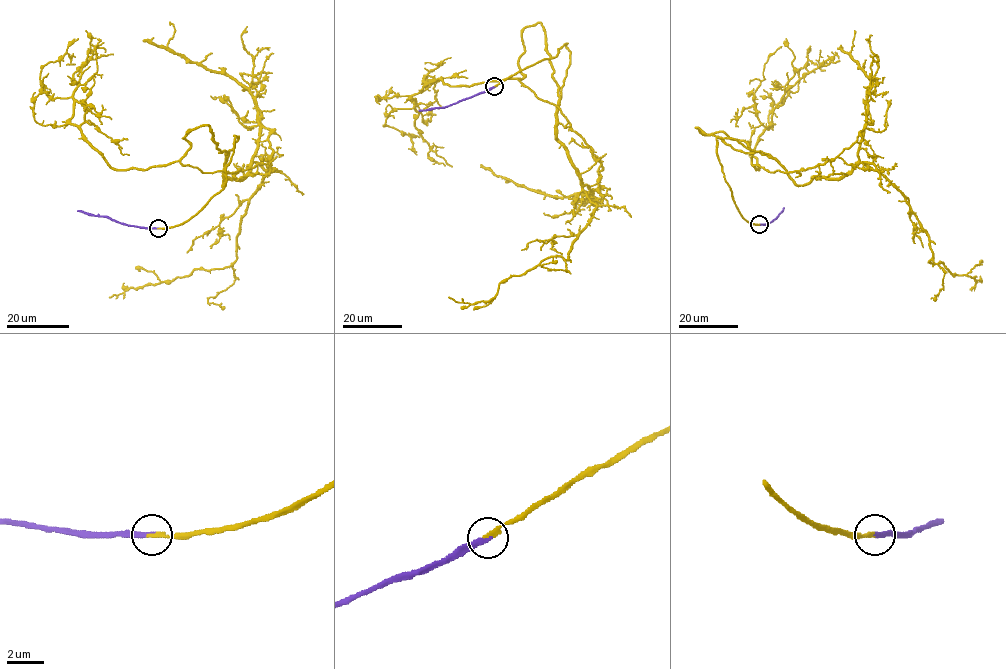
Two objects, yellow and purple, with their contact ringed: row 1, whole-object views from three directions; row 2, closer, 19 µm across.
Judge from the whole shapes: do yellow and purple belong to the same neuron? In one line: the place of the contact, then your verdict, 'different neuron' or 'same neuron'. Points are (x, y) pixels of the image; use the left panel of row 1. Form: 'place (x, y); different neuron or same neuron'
place (158, 228); same neuron

